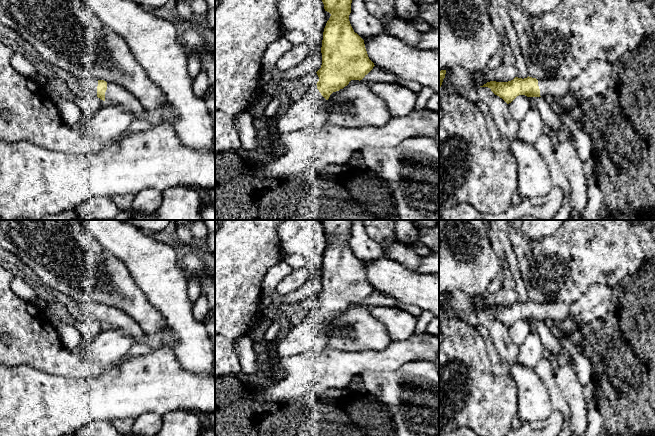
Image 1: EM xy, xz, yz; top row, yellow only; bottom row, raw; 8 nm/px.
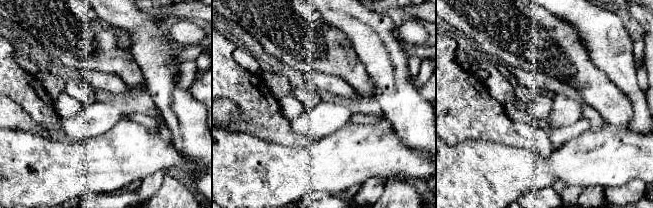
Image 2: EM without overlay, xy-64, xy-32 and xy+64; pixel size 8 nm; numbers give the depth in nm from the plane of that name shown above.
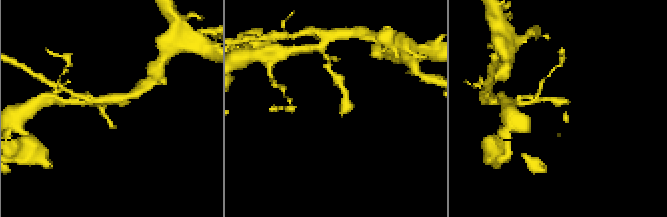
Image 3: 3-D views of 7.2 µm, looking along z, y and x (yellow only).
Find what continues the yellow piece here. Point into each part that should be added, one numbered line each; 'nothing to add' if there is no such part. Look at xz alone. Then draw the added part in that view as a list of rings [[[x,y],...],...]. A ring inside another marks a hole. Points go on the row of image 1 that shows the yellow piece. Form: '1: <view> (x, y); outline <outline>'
1: xz (311, 109); outline [[[315,84],[300,99],[293,101],[287,111],[277,118],[277,132],[286,134],[310,126],[322,126],[327,117],[327,100],[321,95]]]

